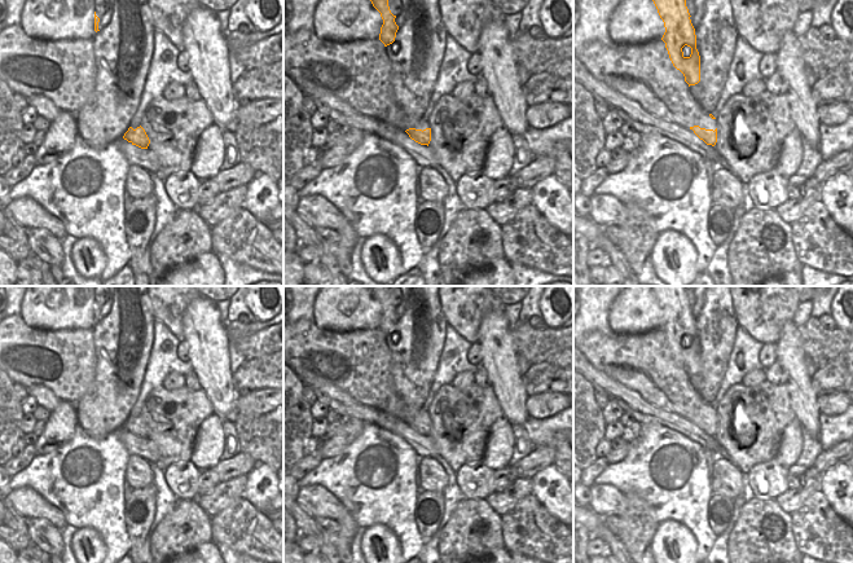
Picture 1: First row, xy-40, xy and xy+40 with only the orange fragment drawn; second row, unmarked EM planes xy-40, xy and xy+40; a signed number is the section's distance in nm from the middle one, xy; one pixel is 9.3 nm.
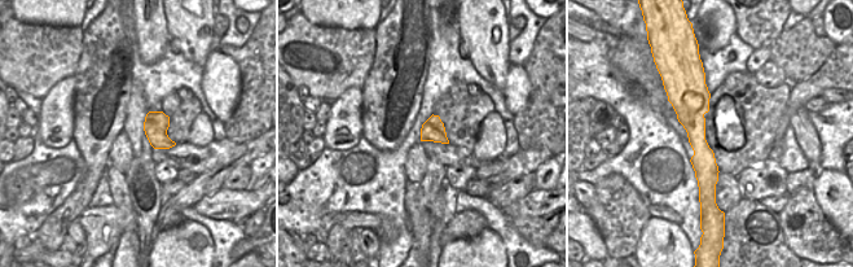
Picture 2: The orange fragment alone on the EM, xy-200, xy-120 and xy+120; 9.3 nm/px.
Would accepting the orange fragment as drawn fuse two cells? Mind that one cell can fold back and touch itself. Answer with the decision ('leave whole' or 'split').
split

